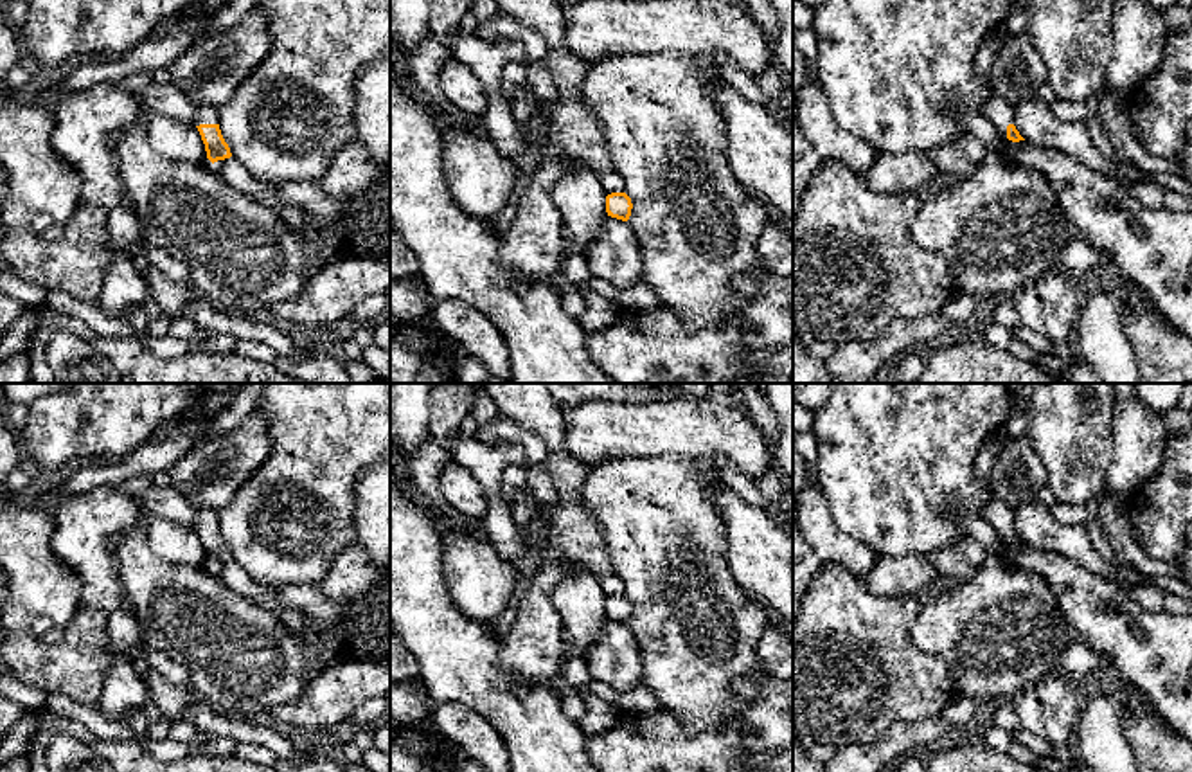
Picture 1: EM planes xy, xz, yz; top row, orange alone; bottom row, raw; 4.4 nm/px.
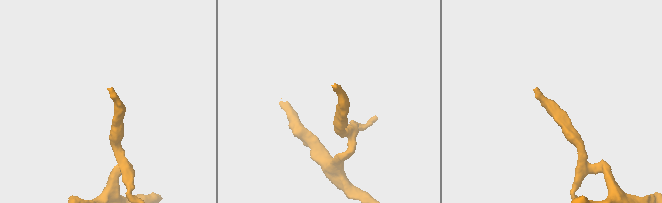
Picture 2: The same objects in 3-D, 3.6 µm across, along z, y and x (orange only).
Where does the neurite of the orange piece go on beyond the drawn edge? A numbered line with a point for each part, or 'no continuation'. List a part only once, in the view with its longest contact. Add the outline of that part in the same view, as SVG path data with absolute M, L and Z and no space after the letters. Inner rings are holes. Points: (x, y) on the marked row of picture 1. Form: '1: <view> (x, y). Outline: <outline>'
1: xy (205, 114). Outline: M196 103L196 126L219 124L219 112L216 106Z

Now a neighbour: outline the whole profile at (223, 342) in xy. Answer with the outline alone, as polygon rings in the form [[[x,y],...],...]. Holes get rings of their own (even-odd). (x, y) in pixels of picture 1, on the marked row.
[[[219,335],[216,338],[210,338],[203,342],[201,346],[194,347],[192,351],[201,351],[201,353],[232,353],[237,344],[236,337],[230,335]]]

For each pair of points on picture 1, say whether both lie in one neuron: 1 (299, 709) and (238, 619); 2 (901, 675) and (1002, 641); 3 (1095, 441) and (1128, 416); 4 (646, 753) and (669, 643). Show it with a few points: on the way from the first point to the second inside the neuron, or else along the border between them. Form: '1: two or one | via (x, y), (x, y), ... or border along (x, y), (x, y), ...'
1: two | border along (315, 673), (295, 700), (268, 711)
2: two | border along (910, 636), (944, 663), (955, 693)
3: two | border along (1117, 402), (1111, 412), (1111, 465), (1106, 470)
4: two | border along (658, 708), (671, 713), (689, 733), (694, 733)

